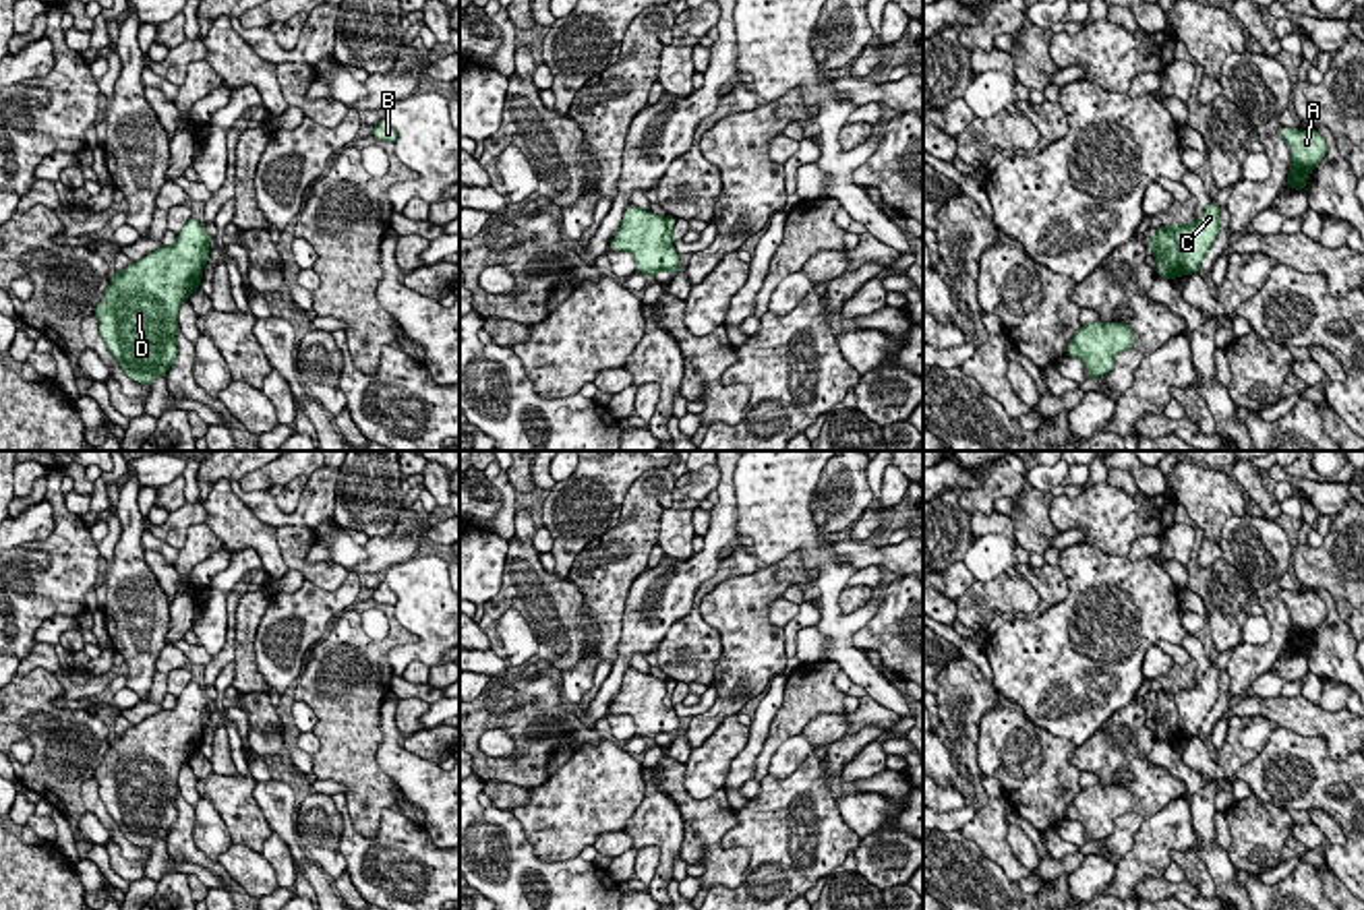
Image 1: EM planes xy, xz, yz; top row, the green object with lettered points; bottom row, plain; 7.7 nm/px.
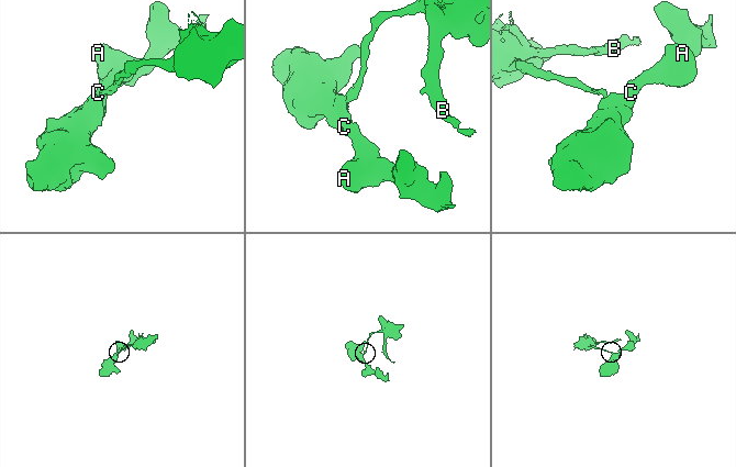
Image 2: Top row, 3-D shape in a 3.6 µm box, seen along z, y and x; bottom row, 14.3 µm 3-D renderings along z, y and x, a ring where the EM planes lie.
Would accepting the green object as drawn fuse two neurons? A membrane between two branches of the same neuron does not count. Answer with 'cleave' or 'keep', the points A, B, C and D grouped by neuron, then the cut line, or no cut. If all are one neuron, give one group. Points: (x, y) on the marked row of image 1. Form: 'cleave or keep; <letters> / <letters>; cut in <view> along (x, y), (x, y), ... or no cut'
cleave; A C D / B; cut in yz along (1164, 228), (1176, 245), (1176, 269), (1170, 280)

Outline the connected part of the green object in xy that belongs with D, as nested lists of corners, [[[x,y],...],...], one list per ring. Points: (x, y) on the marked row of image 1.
[[[190,217],[172,246],[112,273],[93,314],[126,378],[151,387],[170,370],[178,354],[178,310],[201,287],[205,250],[211,250],[207,230]]]

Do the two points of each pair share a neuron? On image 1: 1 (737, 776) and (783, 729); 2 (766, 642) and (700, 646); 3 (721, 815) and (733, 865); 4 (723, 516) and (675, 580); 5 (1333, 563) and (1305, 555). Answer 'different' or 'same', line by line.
1: different
2: different
3: same
4: same
5: same

